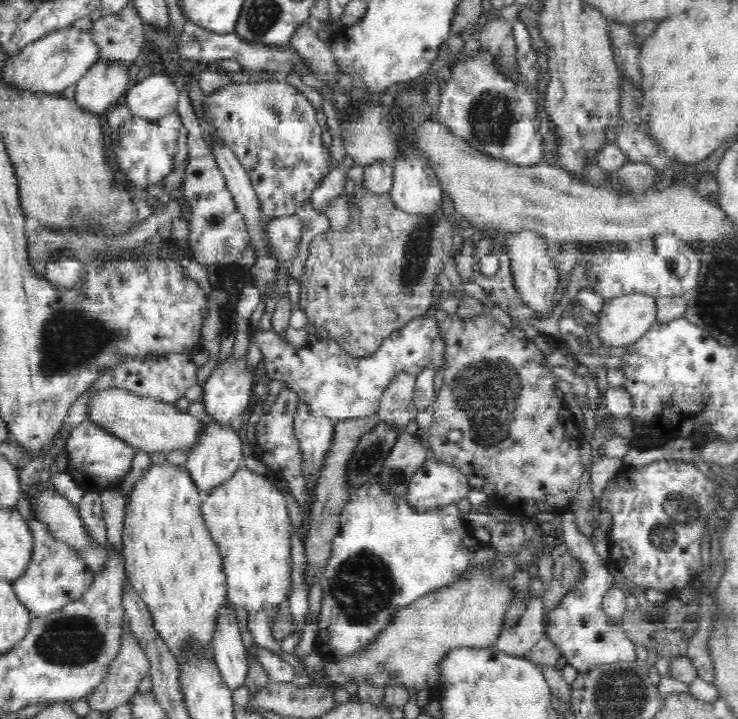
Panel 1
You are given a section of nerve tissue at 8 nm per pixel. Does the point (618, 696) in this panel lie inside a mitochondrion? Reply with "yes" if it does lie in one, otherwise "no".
yes

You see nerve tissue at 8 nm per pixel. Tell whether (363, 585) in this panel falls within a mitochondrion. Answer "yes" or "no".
yes

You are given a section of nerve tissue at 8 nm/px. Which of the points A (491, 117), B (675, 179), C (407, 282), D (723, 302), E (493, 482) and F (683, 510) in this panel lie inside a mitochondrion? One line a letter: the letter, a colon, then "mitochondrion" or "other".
A: mitochondrion
B: other
C: mitochondrion
D: mitochondrion
E: other
F: mitochondrion

